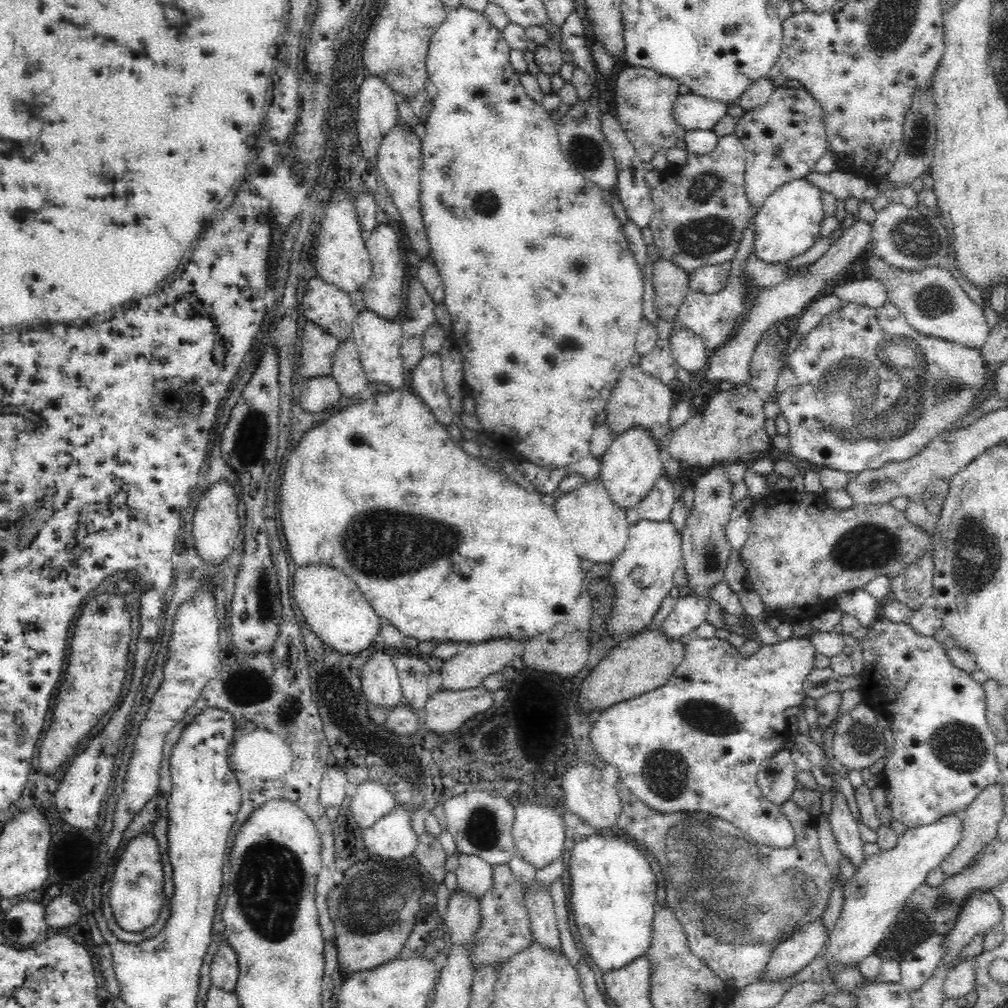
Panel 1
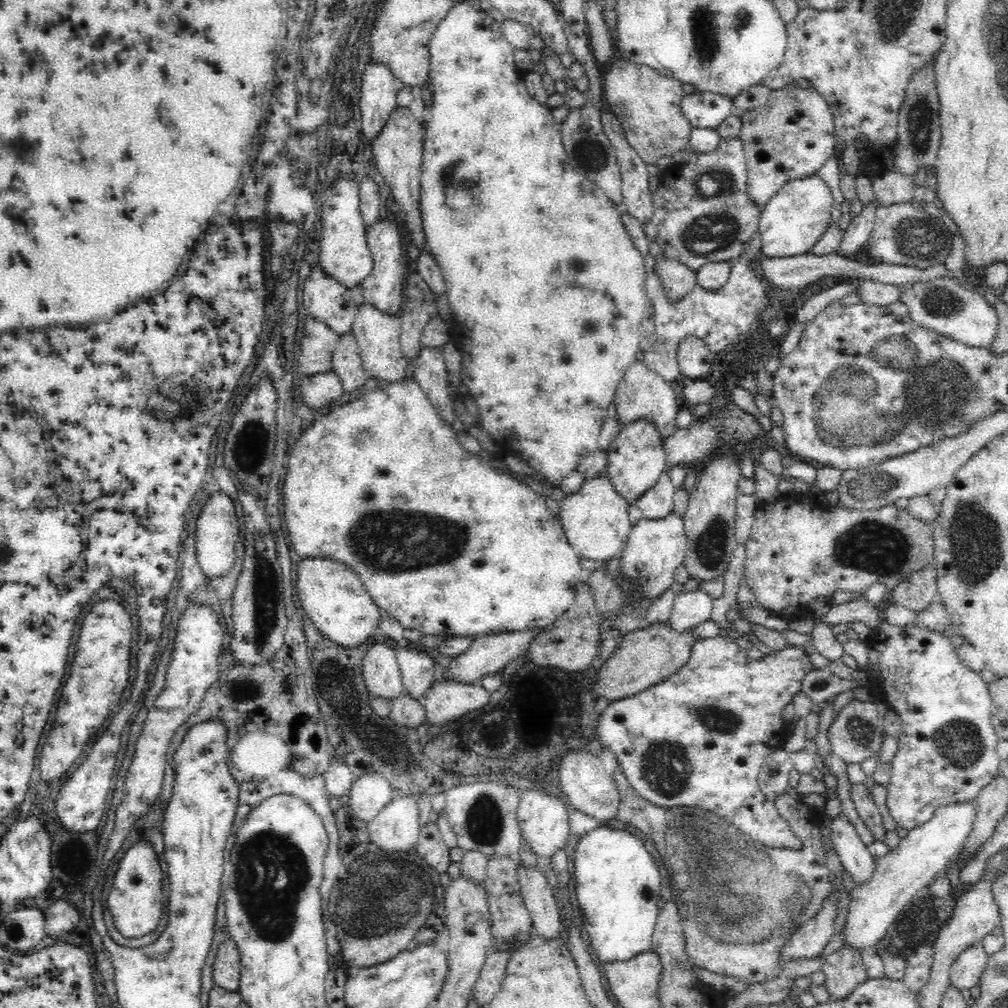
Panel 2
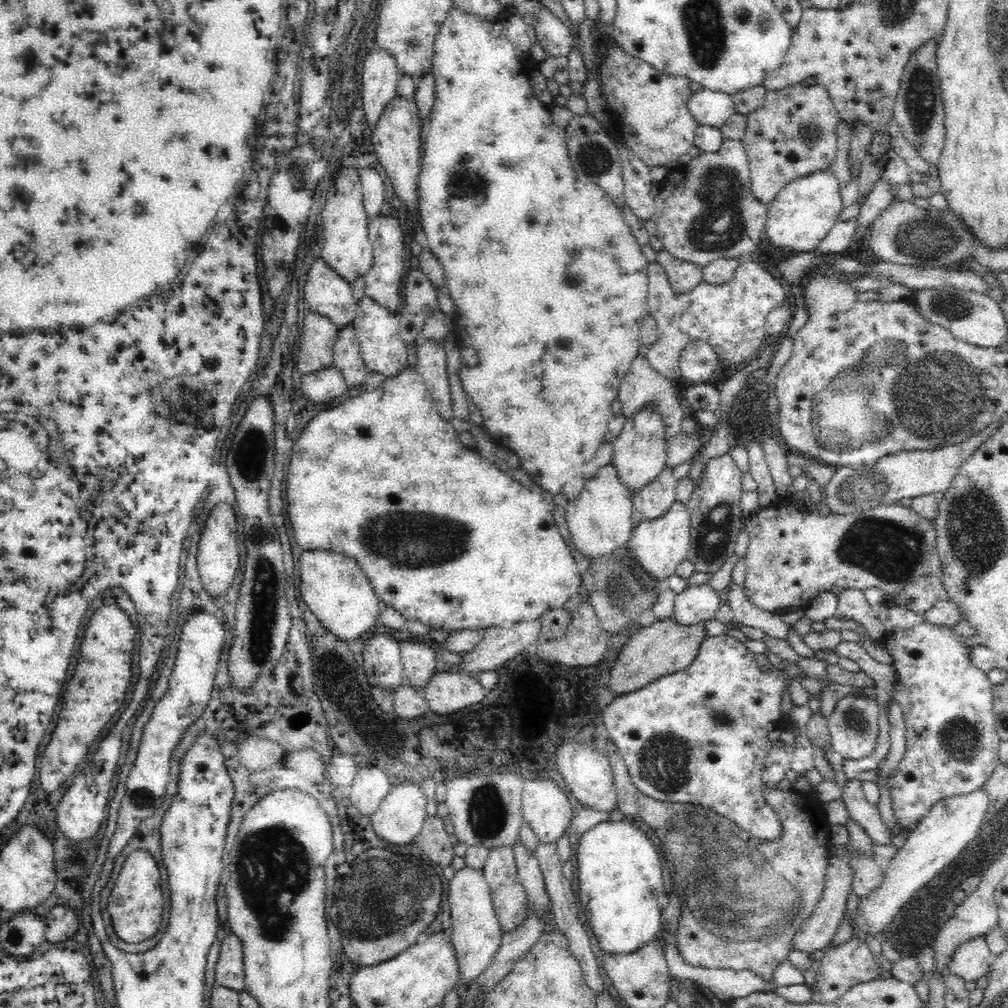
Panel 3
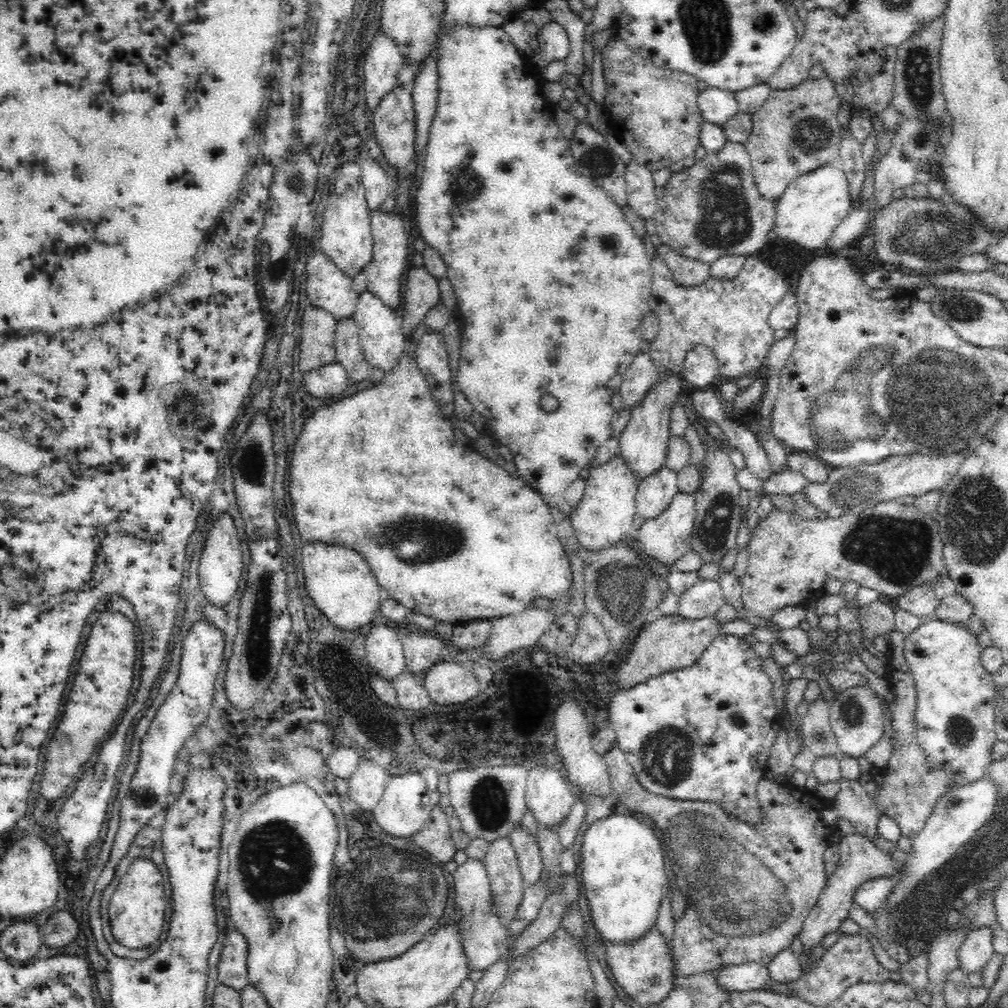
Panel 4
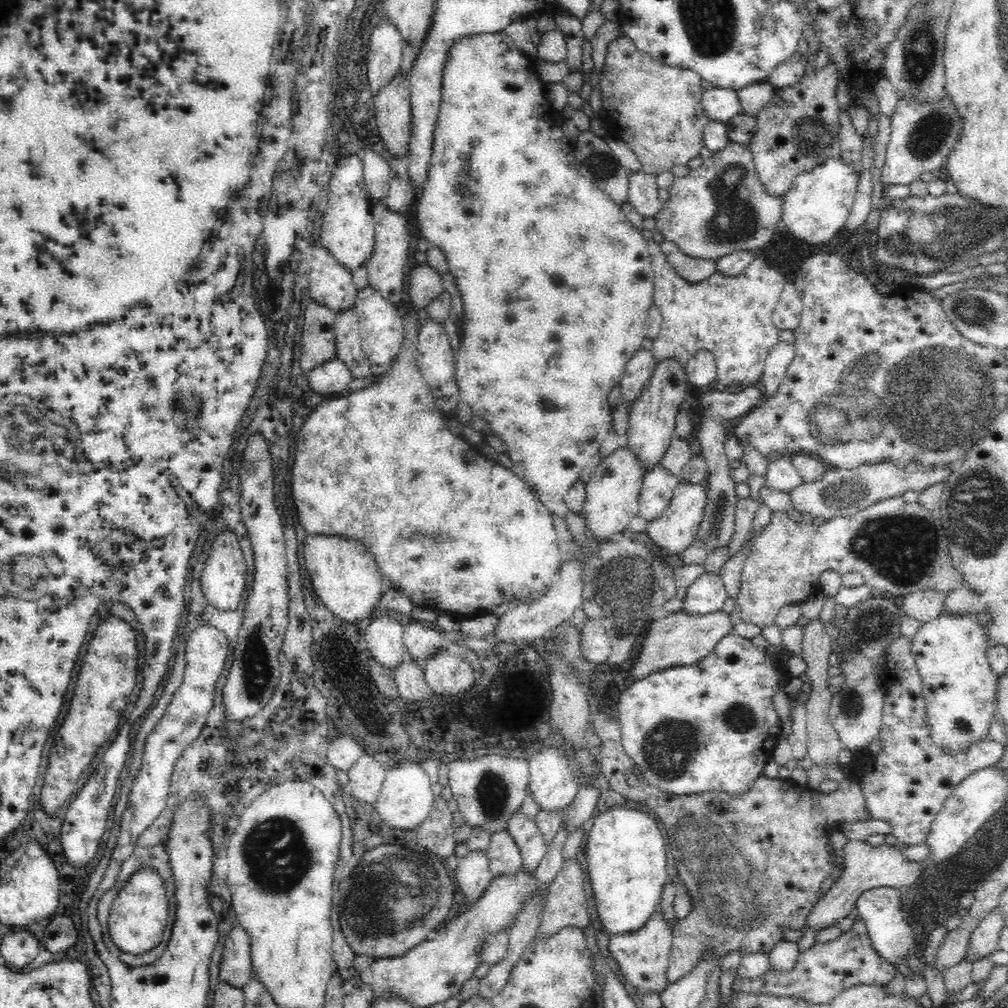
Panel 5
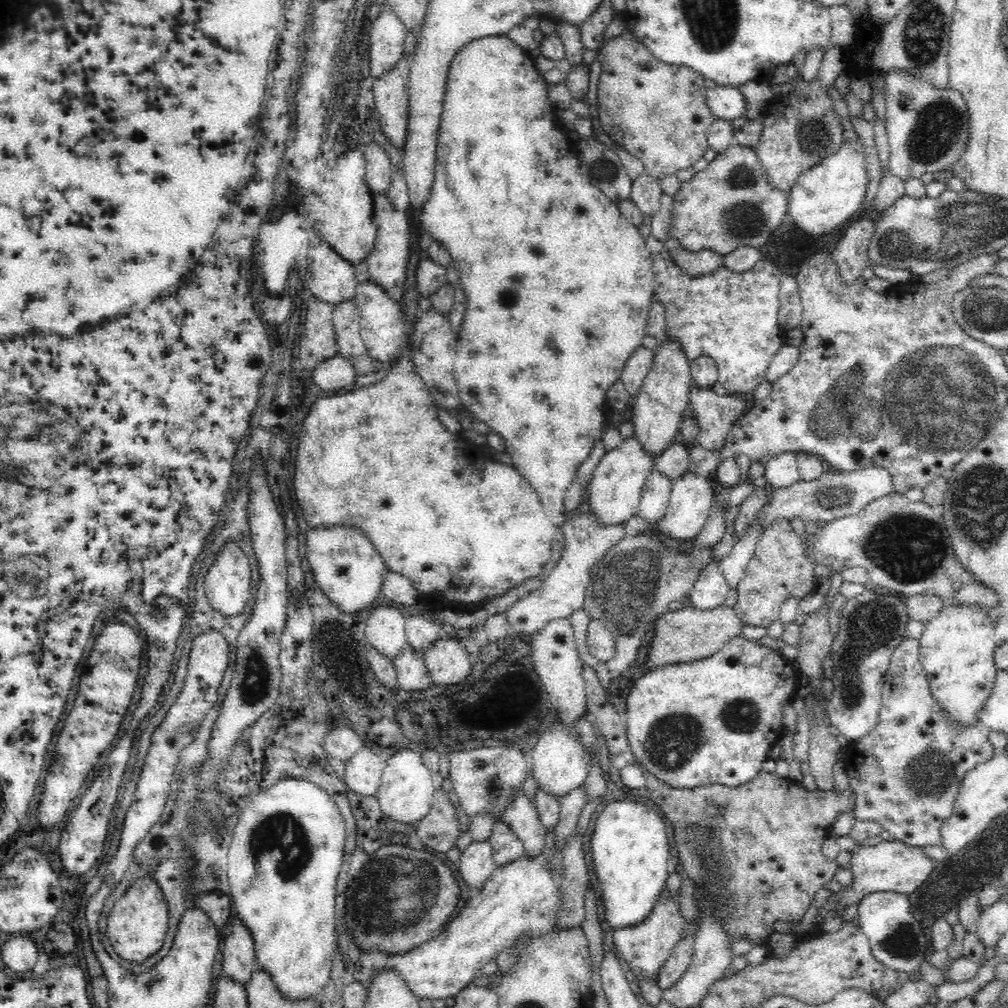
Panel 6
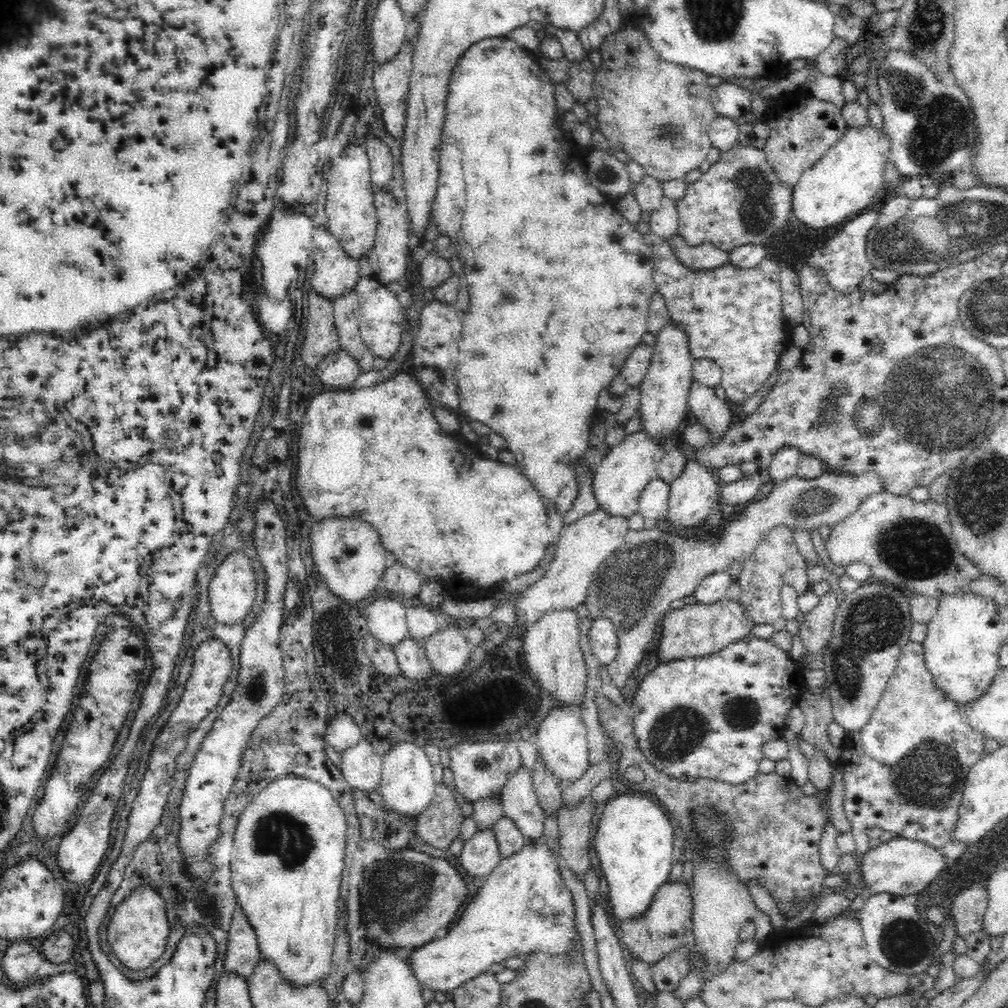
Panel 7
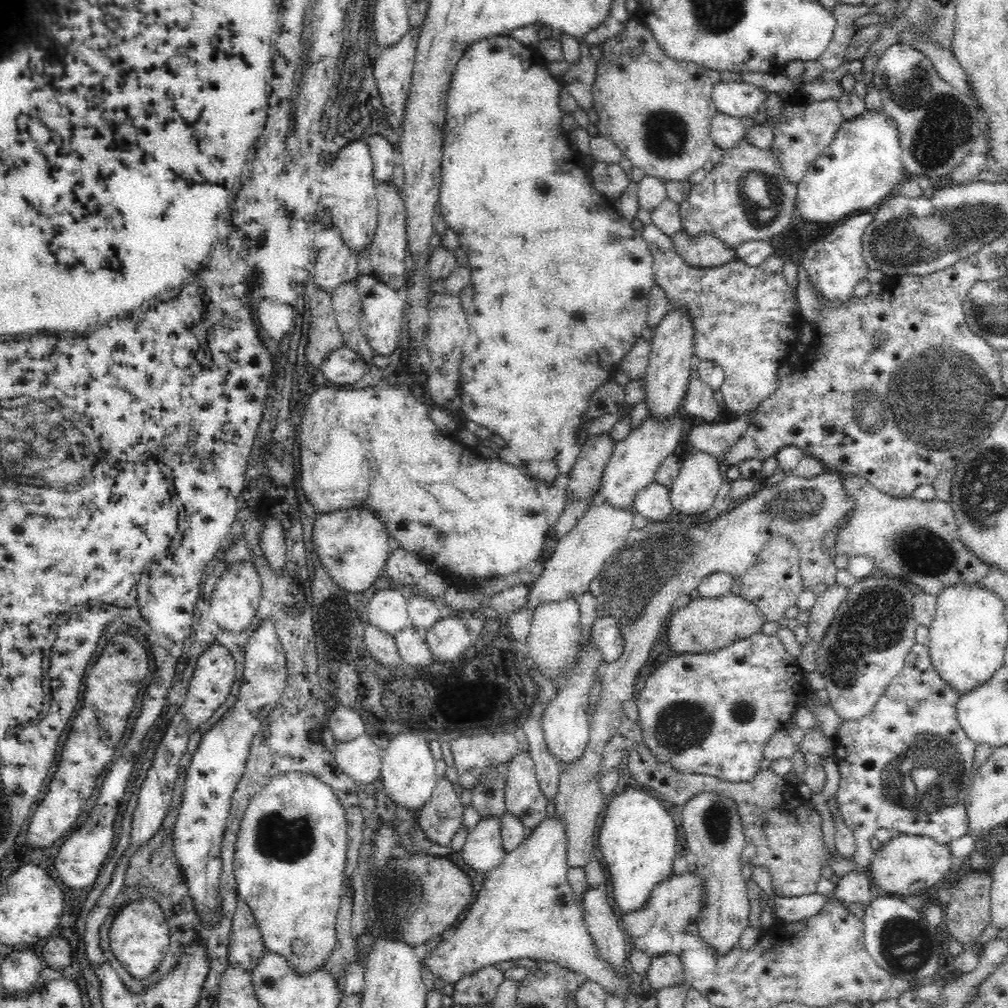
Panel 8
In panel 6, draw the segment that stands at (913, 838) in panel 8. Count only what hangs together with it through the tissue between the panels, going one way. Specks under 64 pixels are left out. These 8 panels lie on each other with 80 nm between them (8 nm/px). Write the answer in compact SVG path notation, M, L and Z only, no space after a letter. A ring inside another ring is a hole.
M882 841L877 846L869 846L866 843L857 844L852 850L852 873L854 873L854 884L846 888L846 892L839 892L837 907L833 912L840 912L846 904L859 902L867 894L873 892L894 891L900 894L909 895L918 890L934 872L938 861L928 857L924 853L924 848L904 845L901 841L892 842Z

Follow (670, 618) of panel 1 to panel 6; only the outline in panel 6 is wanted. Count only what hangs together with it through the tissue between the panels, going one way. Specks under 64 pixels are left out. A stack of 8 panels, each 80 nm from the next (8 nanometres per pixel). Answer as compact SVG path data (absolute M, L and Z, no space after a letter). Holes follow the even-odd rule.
M710 564L697 578L688 597L692 607L712 610L724 603L728 590L730 587L720 565Z

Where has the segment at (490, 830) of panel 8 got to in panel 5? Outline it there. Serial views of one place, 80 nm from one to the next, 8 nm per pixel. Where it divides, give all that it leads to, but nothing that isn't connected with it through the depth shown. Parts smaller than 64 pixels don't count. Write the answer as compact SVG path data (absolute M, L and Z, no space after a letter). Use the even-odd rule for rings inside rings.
M470 851L460 858L456 869L456 882L464 892L465 903L478 900L493 878L487 851Z

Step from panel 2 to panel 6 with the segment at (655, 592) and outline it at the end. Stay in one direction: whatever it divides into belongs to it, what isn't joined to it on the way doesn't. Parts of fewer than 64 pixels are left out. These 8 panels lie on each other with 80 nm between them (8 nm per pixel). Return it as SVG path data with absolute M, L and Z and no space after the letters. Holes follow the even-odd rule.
M688 470L680 478L673 480L669 494L669 504L665 515L657 522L658 531L656 533L663 538L670 536L676 542L692 540L702 530L704 523L707 521L715 496L713 476L704 478Z

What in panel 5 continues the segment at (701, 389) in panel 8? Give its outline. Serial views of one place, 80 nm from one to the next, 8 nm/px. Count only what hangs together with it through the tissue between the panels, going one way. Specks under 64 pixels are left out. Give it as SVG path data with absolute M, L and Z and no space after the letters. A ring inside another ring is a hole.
M754 384L754 386L746 386L745 390L741 392L700 392L696 398L699 401L698 408L701 413L701 424L696 435L698 443L700 443L700 450L704 454L704 459L708 463L709 474L705 479L704 485L706 487L707 503L705 506L705 513L700 523L700 528L697 532L698 540L705 540L707 544L707 553L712 552L714 548L726 546L729 544L734 534L734 514L737 505L736 484L732 477L730 477L731 469L729 468L729 459L725 454L724 442L728 436L726 431L726 421L732 421L737 416L743 417L748 414L752 408L759 404L762 399L763 388L761 384Z

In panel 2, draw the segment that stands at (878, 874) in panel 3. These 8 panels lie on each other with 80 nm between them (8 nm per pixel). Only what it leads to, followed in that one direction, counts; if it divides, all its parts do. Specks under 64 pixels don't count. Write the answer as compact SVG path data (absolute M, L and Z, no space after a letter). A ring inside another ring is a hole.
M846 816L832 820L829 837L844 872L852 877L856 885L868 882L876 872L877 861L867 849L867 845L862 843Z

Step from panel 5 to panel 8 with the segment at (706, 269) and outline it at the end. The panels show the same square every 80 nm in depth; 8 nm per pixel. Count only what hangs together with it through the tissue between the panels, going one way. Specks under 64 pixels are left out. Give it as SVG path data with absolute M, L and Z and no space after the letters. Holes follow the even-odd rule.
M680 230L671 239L677 253L690 266L715 267L737 258L735 248L709 232L690 236L686 231Z

